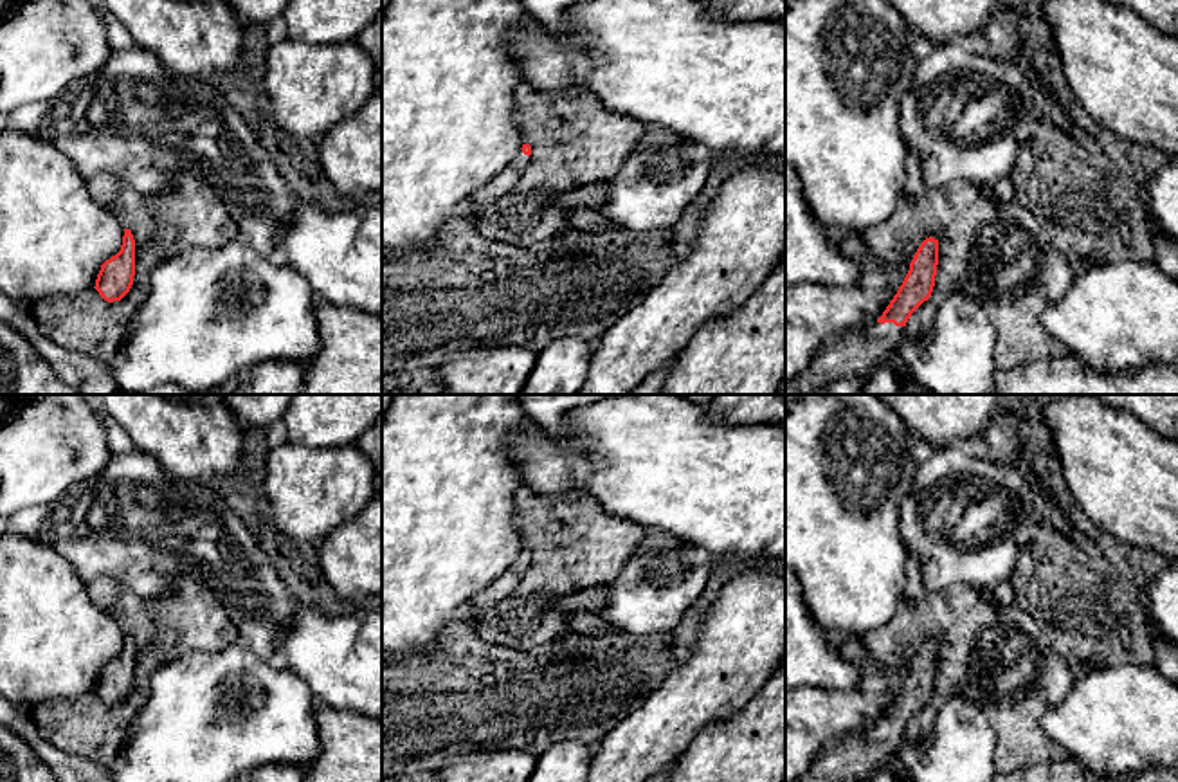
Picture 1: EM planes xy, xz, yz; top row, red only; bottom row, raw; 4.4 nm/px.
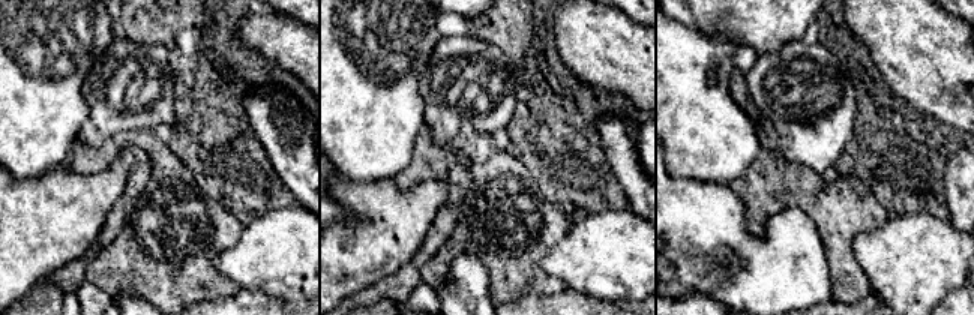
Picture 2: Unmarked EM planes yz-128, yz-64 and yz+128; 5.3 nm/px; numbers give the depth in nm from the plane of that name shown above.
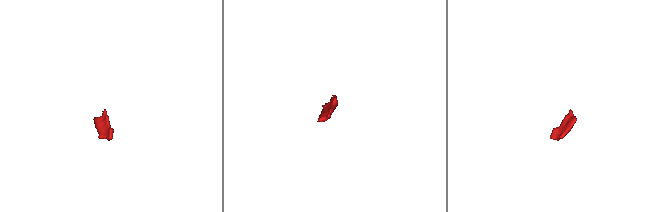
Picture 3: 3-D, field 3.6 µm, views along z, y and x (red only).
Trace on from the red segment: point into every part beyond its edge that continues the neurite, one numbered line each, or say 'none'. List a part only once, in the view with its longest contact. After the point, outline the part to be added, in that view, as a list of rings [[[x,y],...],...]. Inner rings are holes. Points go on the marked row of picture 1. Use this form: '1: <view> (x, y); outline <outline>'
1: xz (505, 181); outline [[[522,150],[513,157],[513,160],[494,178],[490,178],[483,187],[479,187],[470,200],[476,205],[492,204],[501,198],[506,191],[510,191],[515,182],[521,178],[524,169],[530,164],[530,157],[522,153]]]
2: yz (856, 354); outline [[[872,323],[821,348],[809,366],[785,382],[785,395],[812,395],[838,380],[865,375],[890,366],[897,348],[906,339],[906,328],[893,323]]]

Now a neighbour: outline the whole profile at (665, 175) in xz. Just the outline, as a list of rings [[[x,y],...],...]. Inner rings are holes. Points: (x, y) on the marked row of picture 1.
[[[647,124],[636,148],[621,168],[607,180],[600,180],[607,200],[600,213],[625,231],[665,231],[704,196],[713,153],[672,130]]]

